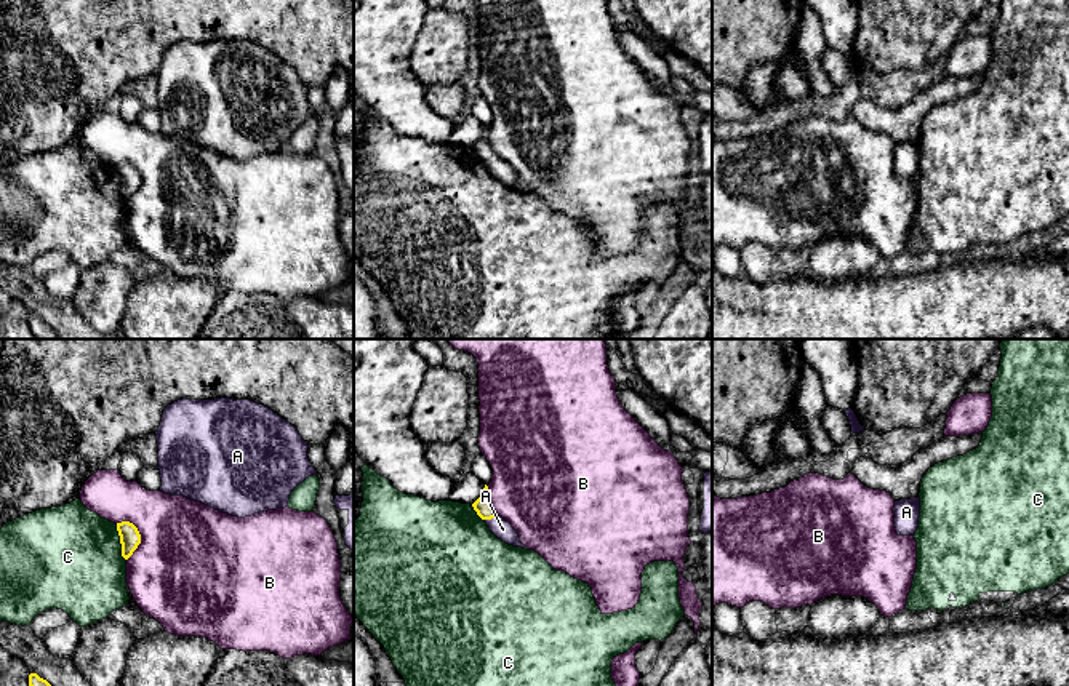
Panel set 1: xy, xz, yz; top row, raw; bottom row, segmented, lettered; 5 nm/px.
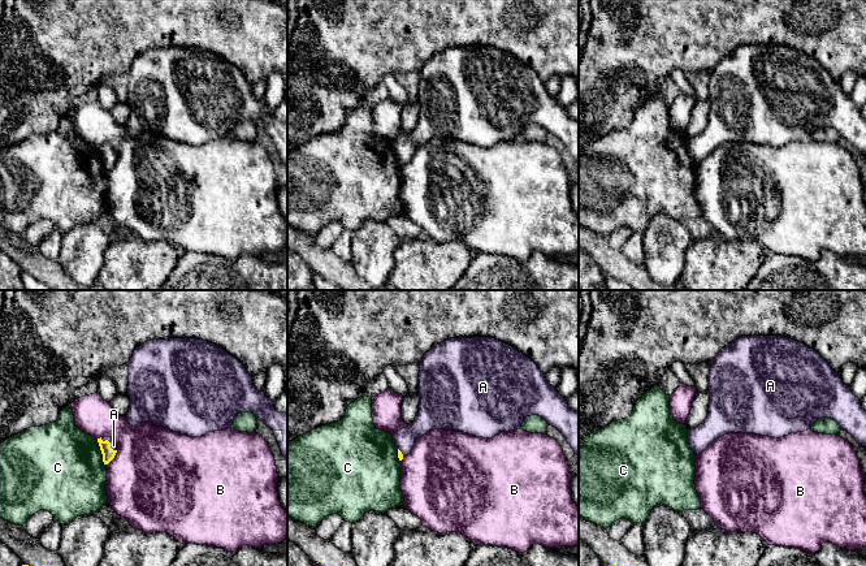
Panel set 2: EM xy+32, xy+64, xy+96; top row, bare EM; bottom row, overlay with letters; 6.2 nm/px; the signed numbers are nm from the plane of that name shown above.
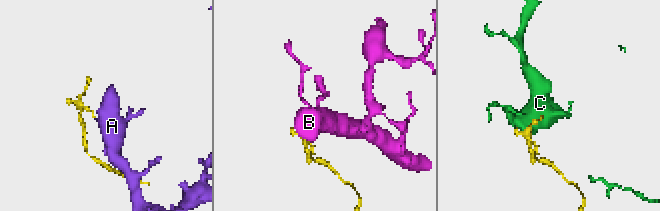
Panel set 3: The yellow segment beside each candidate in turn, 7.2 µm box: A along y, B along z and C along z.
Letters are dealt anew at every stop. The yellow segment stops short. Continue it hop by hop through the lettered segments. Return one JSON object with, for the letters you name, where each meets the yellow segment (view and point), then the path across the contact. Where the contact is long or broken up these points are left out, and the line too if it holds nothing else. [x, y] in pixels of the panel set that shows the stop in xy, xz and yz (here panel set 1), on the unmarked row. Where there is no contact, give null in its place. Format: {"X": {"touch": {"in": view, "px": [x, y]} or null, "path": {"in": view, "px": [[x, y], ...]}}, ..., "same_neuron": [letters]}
{"A": {"touch": {"in": "xz", "px": [490, 160]}, "path": {"in": "xz", "px": [[482, 147], [490, 160], [503, 171]]}}, "same_neuron": ["A"]}

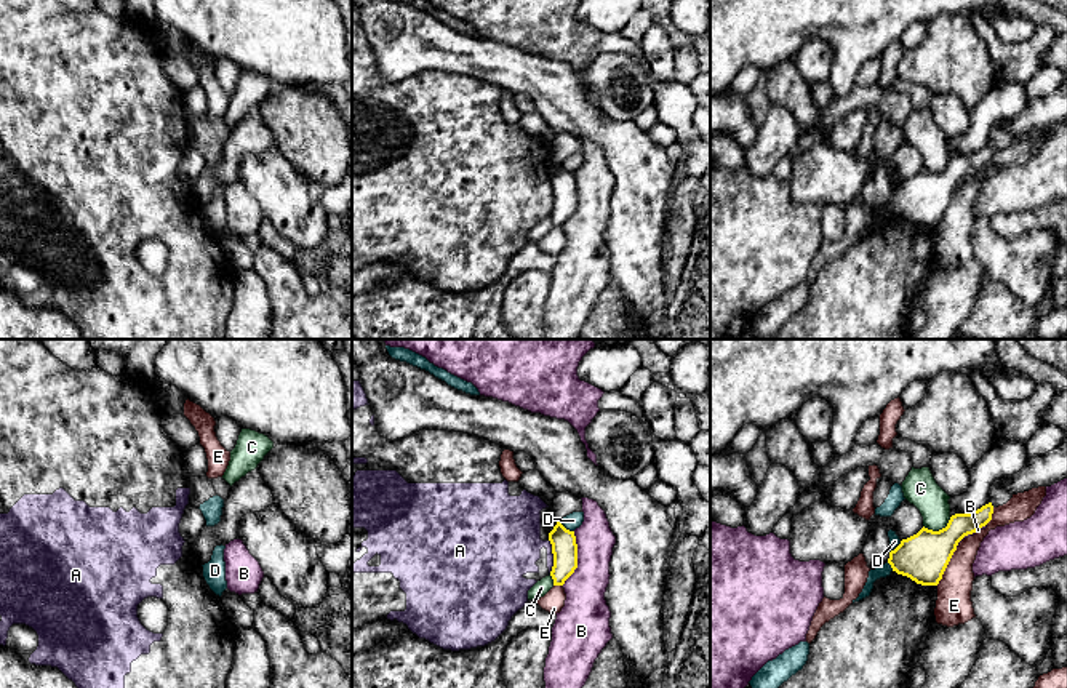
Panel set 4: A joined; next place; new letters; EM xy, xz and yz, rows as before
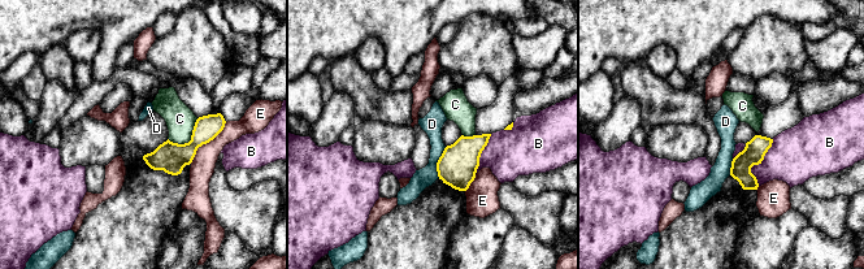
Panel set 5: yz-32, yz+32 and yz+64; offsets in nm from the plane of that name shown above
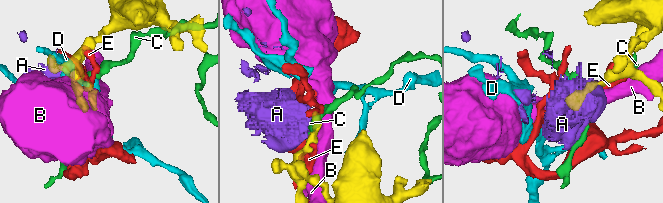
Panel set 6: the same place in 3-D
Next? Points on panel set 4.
{"same_neuron": []}

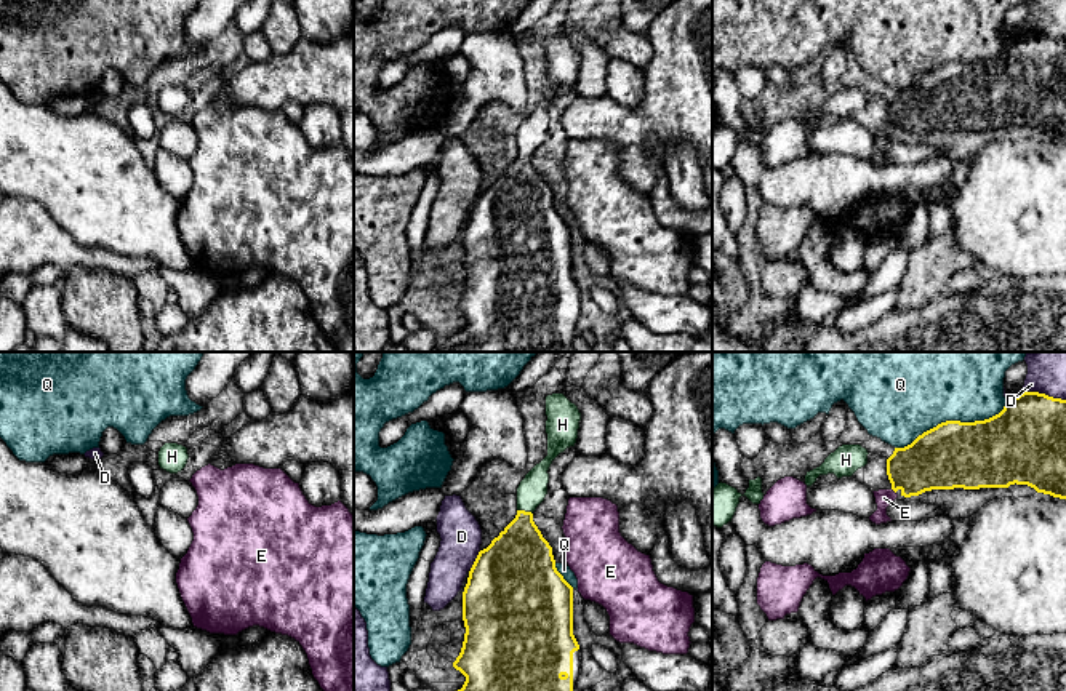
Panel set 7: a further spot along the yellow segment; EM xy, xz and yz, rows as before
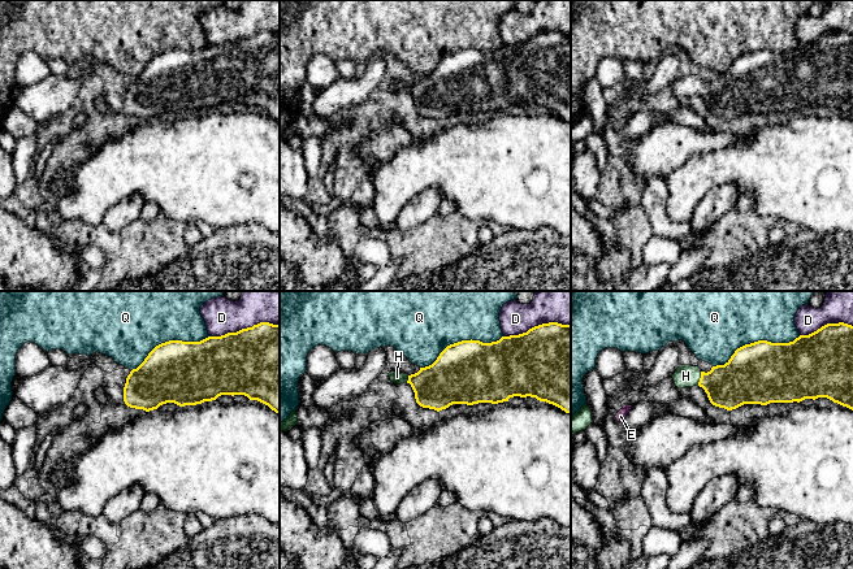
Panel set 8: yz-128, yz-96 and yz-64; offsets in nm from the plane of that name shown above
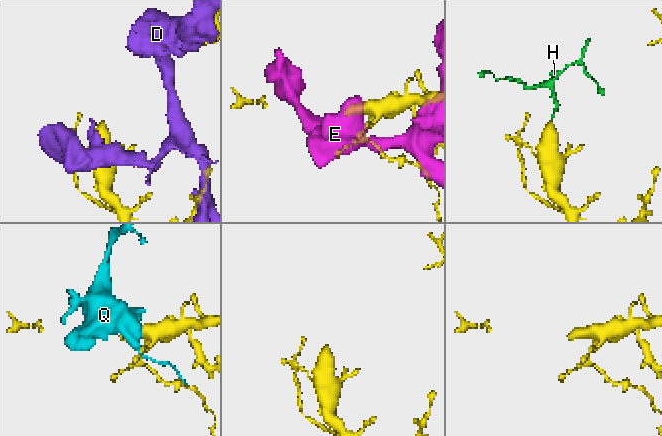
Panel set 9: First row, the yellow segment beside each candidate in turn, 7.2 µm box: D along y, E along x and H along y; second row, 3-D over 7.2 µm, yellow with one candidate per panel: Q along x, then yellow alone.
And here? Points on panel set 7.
{"H": {"touch": {"in": "xz", "px": [524, 152]}, "path": {"in": "xz", "px": [[519, 202], [524, 152], [533, 130]]}}, "same_neuron": ["H"]}

